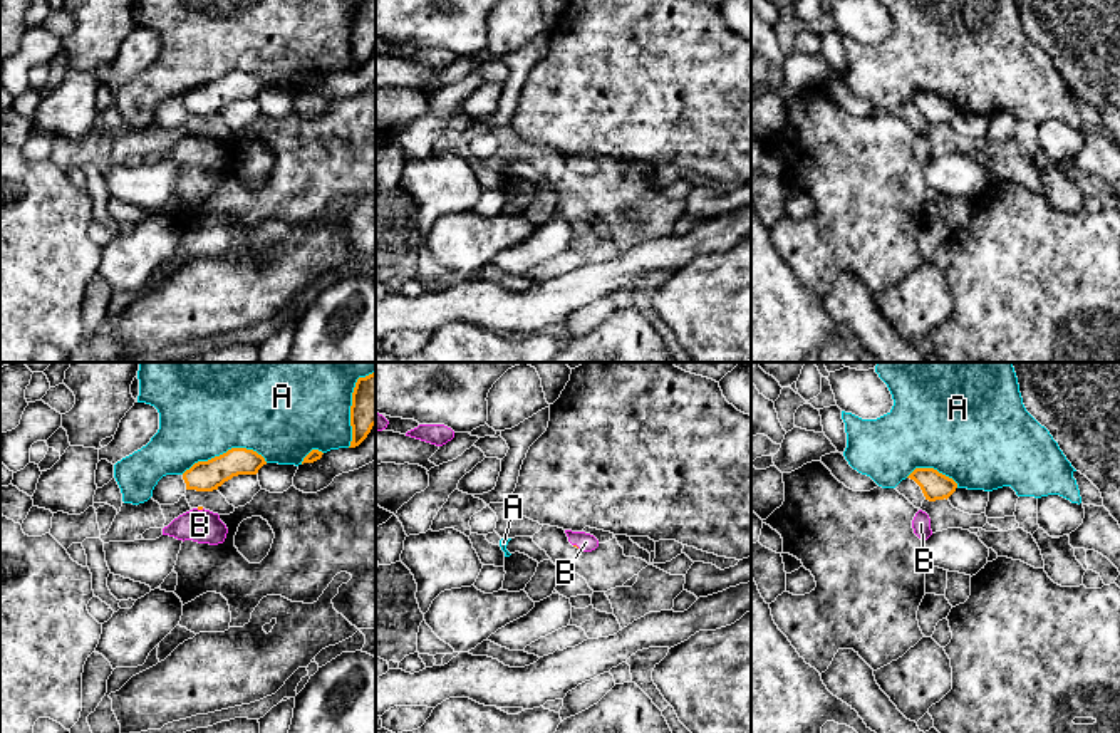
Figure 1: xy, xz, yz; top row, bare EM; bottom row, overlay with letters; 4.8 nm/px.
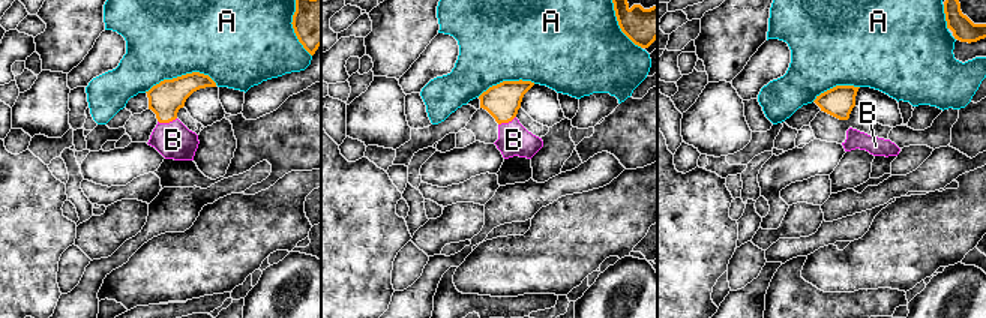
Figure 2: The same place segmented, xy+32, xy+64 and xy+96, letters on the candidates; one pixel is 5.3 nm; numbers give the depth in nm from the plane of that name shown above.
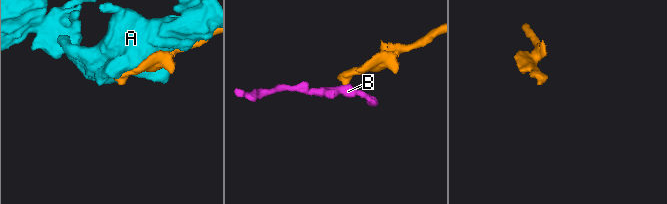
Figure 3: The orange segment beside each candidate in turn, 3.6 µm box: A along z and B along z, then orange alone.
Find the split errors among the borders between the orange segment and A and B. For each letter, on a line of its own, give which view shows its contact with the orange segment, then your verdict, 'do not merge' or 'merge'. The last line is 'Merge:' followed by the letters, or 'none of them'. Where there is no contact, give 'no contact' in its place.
A: contact in xy; do not merge
B: contact in xy; merge
Merge: B

